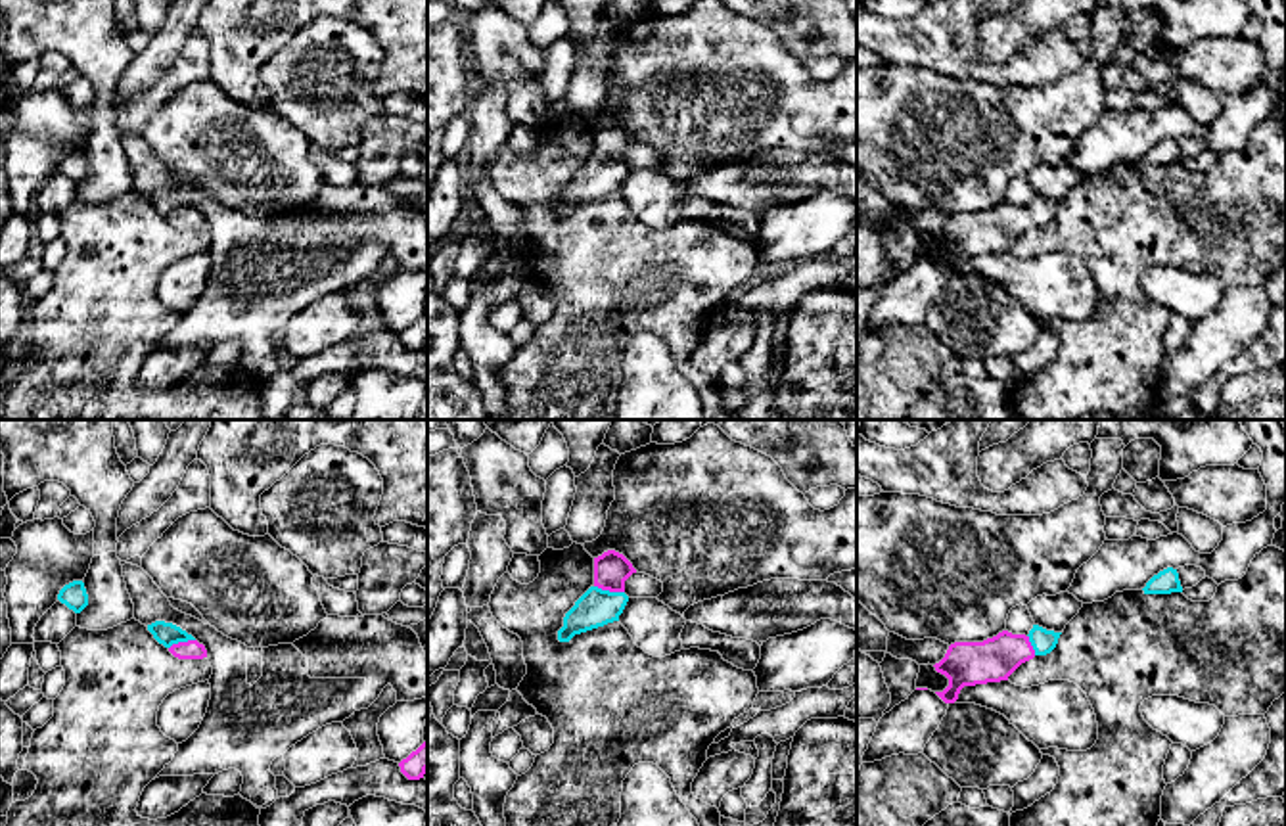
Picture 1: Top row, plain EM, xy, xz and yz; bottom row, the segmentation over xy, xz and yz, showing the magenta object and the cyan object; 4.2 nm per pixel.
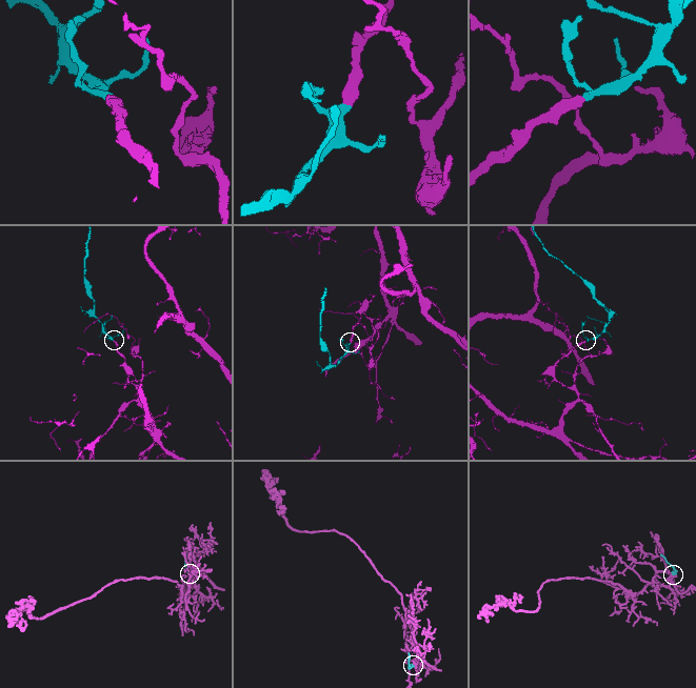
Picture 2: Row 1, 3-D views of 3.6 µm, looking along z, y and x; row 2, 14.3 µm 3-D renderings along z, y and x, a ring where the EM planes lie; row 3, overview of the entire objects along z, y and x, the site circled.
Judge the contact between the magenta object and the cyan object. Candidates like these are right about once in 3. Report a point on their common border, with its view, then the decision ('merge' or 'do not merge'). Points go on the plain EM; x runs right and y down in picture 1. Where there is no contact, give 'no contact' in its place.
contact xz (610, 161); merge

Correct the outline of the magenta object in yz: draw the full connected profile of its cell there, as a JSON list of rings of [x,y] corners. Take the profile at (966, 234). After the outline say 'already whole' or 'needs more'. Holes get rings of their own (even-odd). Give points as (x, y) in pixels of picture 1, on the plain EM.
[[[1033,195],[1027,207],[1002,201],[983,213],[954,213],[933,236],[949,249],[949,257],[935,264],[945,274],[954,274],[964,257],[1008,251],[1022,234],[1050,224],[1060,205]]] | needs more

